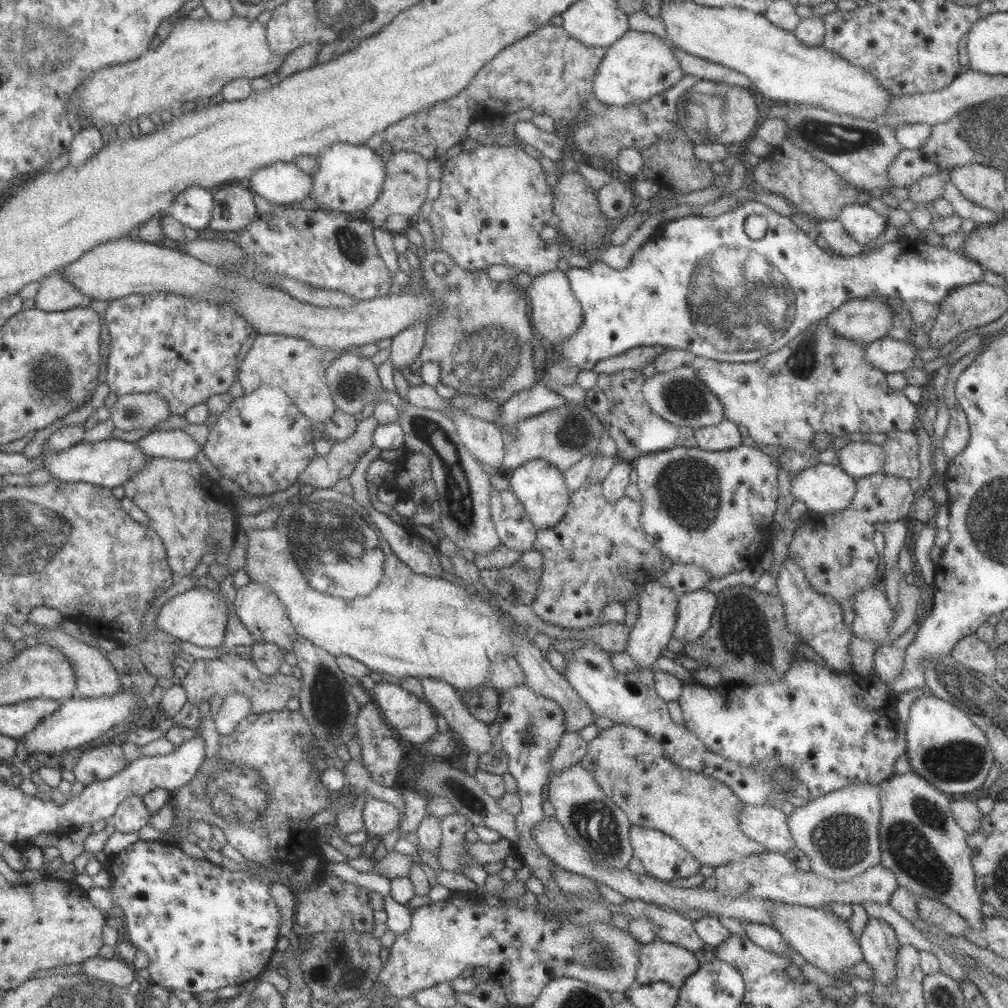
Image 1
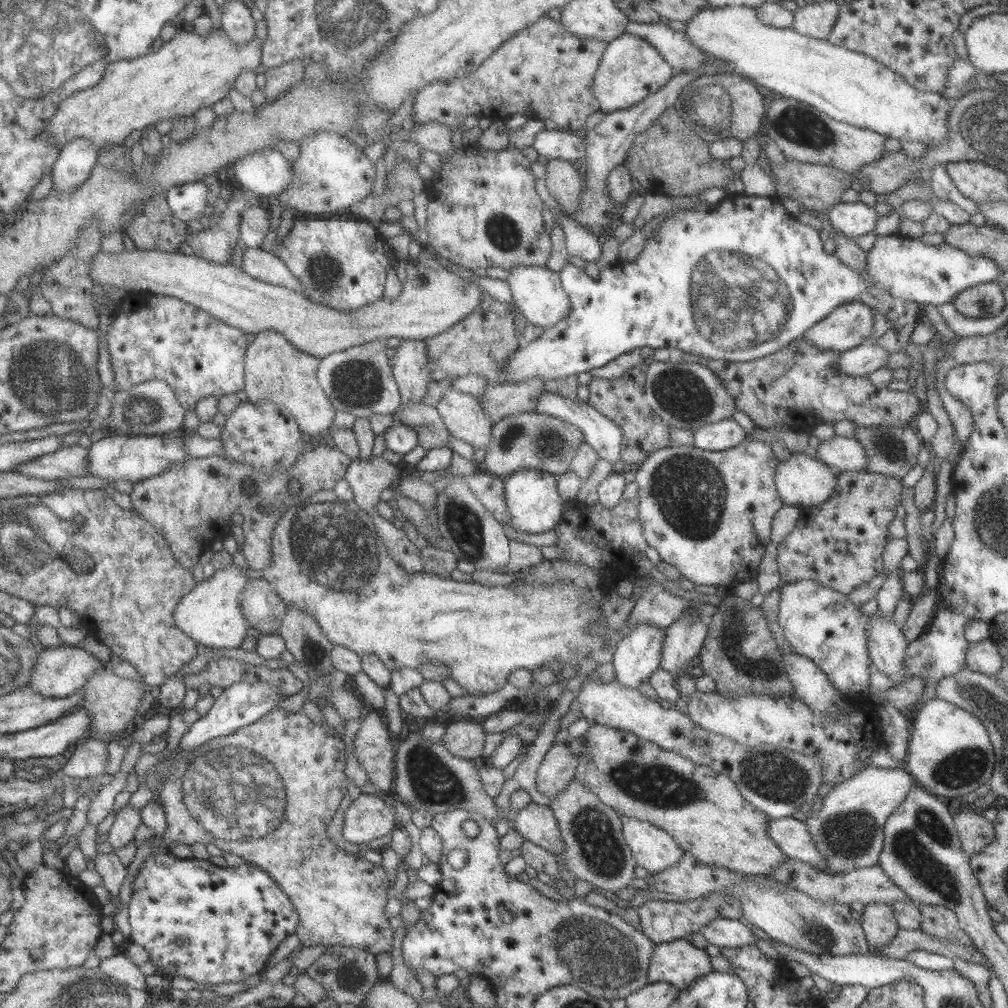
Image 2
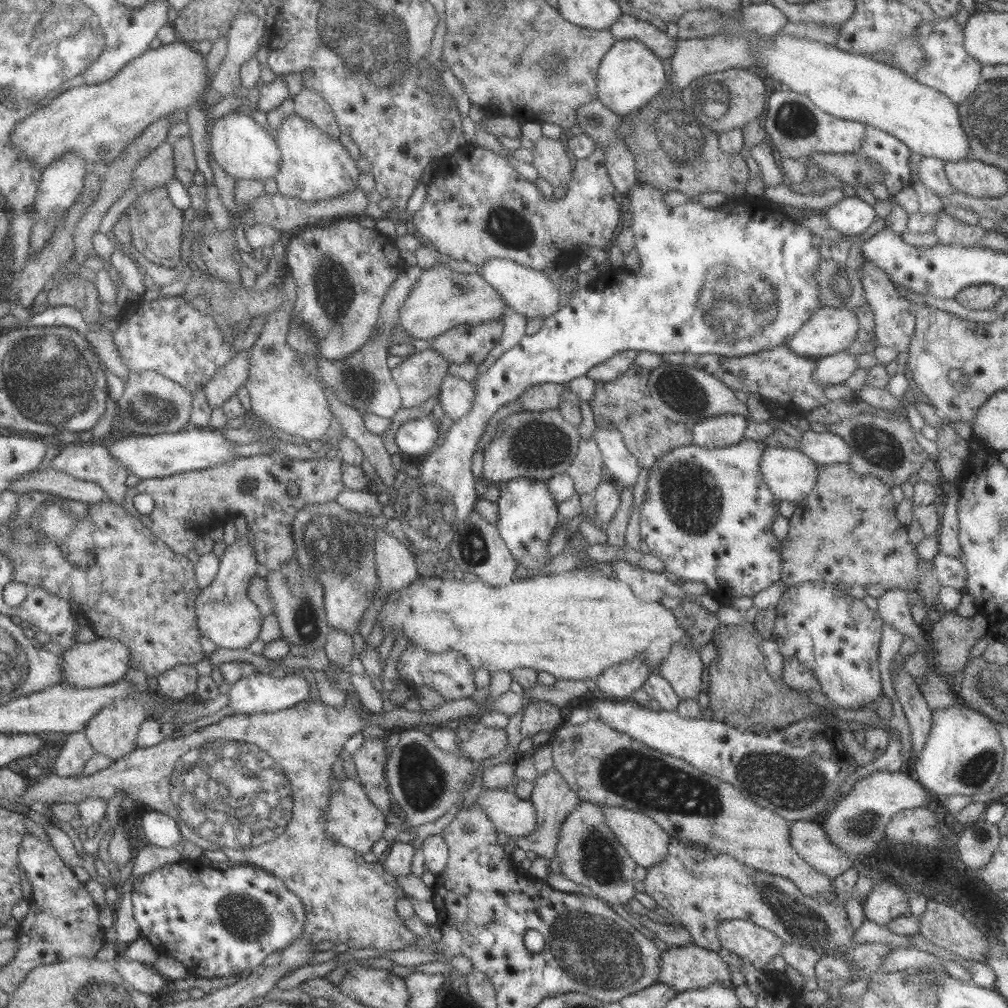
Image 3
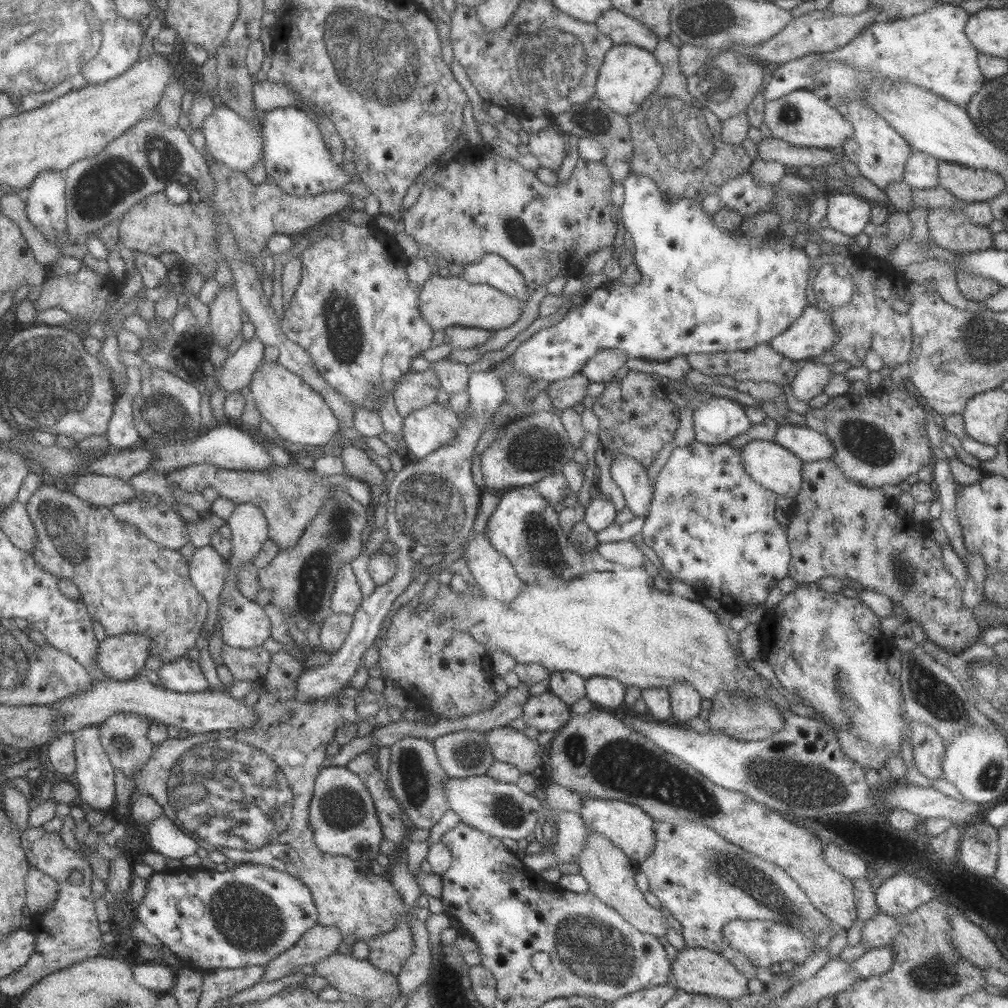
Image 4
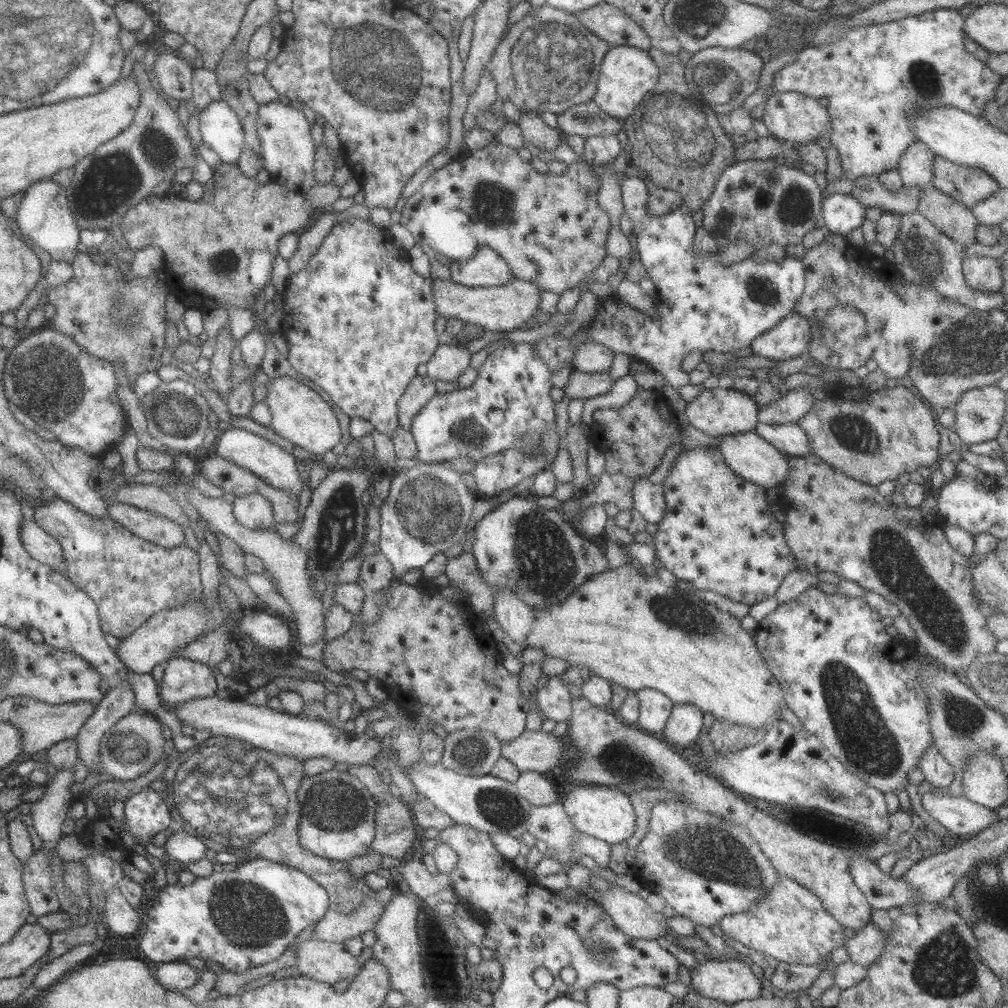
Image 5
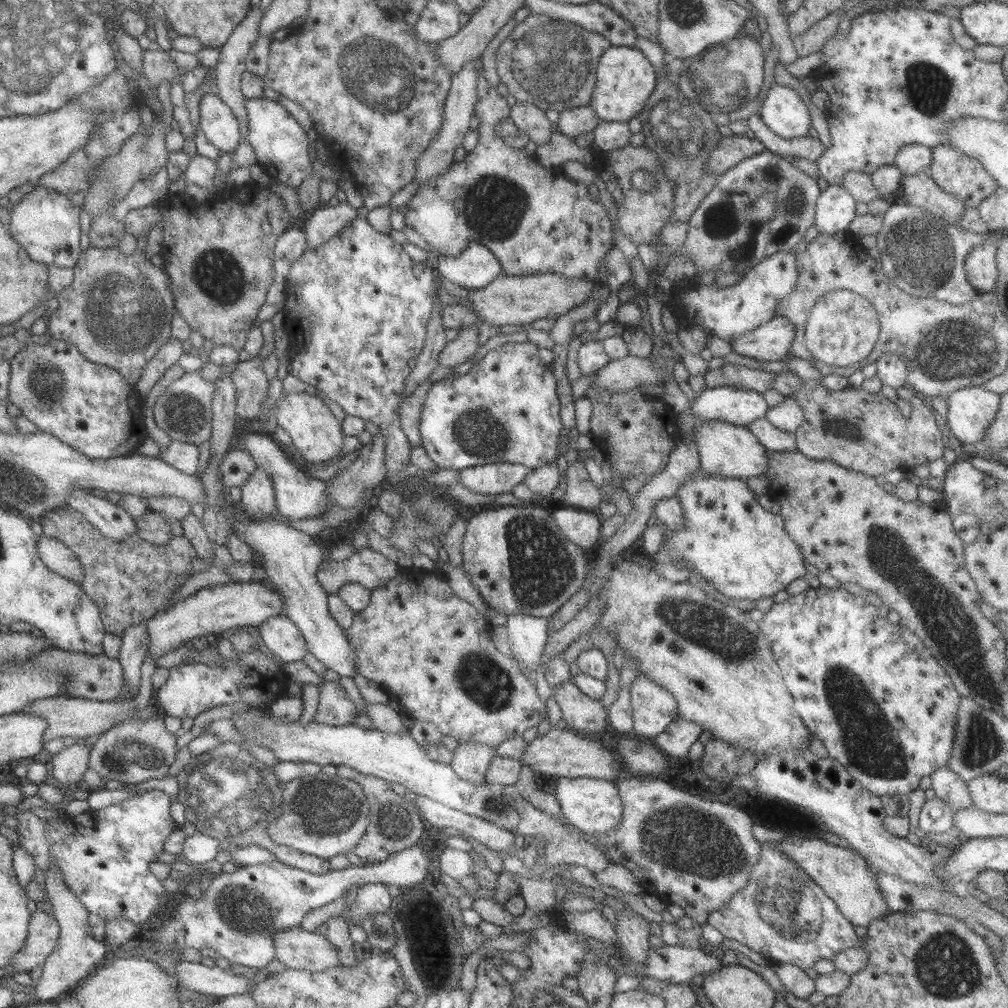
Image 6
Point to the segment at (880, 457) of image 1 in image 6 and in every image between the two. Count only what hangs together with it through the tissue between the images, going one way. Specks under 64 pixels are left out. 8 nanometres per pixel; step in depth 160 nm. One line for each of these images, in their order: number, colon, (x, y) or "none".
2: (841, 453)
3: (824, 448)
4: (806, 444)
5: (789, 438)
6: (773, 439)

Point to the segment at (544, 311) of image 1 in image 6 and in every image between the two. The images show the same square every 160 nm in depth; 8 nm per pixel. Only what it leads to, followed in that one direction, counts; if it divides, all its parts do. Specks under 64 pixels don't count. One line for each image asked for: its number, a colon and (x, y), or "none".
2: (537, 293)
3: (531, 293)
4: (491, 269)
5: (486, 268)
6: (475, 266)

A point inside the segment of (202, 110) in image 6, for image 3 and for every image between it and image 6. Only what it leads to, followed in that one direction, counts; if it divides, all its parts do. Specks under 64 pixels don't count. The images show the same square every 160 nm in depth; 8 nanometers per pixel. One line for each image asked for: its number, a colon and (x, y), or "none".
3: (244, 150)
4: (237, 143)
5: (220, 129)

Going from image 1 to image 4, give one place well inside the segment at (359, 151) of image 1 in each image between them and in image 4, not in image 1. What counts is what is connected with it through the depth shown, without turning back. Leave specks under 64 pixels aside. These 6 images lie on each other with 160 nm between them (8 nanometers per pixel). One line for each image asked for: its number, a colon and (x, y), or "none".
2: (331, 173)
3: (314, 166)
4: (295, 157)

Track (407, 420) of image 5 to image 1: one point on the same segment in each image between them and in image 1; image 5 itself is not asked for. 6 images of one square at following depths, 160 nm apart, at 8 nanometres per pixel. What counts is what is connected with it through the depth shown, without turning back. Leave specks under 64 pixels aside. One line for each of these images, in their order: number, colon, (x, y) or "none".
1: (405, 345)
2: (408, 364)
3: (418, 376)
4: (414, 390)

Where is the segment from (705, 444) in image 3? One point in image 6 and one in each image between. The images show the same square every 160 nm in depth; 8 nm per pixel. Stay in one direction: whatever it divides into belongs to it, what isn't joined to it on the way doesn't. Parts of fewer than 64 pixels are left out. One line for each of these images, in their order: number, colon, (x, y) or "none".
4: (717, 420)
5: (715, 412)
6: (737, 406)

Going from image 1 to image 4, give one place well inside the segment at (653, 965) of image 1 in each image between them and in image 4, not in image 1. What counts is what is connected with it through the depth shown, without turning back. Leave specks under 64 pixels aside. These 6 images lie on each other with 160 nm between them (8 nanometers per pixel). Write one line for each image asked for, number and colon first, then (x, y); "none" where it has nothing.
2: (677, 962)
3: (683, 967)
4: (695, 970)

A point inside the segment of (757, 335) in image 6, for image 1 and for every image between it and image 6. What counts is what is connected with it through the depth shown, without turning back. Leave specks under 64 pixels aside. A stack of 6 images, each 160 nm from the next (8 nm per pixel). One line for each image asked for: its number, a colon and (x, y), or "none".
1: (861, 319)
2: (849, 324)
3: (830, 330)
4: (811, 334)
5: (790, 336)

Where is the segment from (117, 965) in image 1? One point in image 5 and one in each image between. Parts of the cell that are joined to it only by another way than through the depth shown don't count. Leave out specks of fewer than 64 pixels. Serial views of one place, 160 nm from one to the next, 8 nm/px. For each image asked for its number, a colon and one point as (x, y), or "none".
2: (120, 968)
3: (143, 978)
4: (158, 977)
5: (173, 975)

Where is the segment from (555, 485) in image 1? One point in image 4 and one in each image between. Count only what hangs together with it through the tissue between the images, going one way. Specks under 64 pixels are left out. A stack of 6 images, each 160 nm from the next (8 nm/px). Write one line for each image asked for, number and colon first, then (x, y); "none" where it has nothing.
2: (534, 506)
3: (527, 515)
4: (523, 527)

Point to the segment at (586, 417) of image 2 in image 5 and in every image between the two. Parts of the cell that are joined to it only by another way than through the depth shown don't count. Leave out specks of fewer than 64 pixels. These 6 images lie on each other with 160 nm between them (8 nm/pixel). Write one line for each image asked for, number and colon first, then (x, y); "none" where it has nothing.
3: (620, 466)
4: (630, 476)
5: (647, 498)

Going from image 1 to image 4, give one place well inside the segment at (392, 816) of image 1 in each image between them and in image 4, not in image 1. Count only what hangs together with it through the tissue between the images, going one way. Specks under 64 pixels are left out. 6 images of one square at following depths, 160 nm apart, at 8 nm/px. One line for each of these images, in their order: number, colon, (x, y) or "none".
2: (367, 817)
3: (352, 821)
4: (341, 814)

